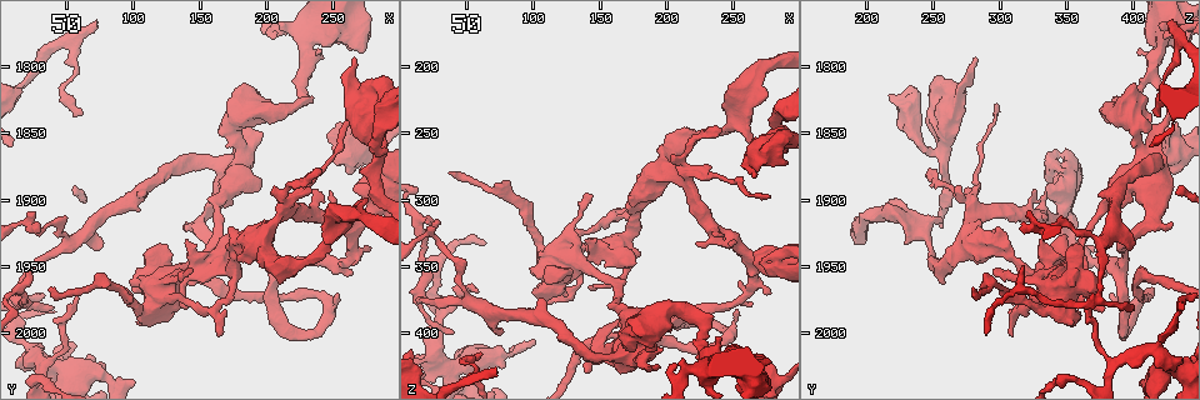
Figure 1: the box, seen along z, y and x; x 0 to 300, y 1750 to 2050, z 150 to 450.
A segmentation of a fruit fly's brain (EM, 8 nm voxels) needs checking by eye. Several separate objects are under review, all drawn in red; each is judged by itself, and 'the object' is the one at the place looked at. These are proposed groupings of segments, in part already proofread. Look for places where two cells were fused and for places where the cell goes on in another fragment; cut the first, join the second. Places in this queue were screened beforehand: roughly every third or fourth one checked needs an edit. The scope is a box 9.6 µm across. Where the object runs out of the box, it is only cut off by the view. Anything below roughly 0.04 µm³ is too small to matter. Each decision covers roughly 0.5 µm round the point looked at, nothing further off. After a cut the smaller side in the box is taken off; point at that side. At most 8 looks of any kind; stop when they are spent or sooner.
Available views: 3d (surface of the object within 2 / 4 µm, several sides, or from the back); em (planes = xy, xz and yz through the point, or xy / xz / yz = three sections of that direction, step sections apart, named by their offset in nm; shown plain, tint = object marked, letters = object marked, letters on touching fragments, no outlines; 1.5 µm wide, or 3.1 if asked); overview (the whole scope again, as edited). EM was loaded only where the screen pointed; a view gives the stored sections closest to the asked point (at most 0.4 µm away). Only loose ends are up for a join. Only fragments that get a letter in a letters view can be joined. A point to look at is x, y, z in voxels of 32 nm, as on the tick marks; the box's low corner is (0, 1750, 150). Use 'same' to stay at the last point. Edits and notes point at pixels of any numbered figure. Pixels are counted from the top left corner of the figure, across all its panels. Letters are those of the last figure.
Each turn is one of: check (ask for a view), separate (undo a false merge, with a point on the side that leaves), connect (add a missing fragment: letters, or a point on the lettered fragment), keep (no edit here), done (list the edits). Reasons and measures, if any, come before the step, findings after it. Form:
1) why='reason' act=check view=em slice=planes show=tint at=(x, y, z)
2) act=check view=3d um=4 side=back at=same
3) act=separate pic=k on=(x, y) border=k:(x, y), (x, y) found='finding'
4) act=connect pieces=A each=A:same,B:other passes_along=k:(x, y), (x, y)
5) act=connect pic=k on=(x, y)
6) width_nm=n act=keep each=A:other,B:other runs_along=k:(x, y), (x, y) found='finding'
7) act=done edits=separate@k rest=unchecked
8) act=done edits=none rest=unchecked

why='free end' act=check view=em slice=planes show=letters at=(268, 1792, 280)

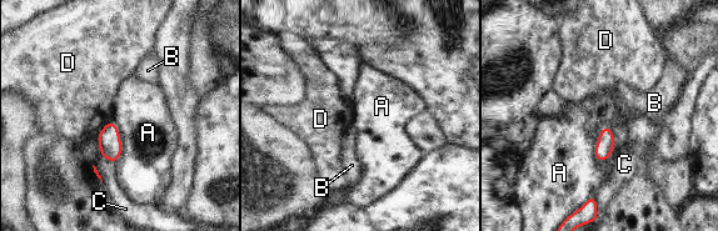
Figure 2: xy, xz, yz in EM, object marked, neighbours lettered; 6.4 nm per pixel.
act=keep each=A:other,B:other,C:other,D:other found='none of them fits'

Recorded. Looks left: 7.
why='thick end' act=check view=3d um=4 at=(182, 1814, 400)

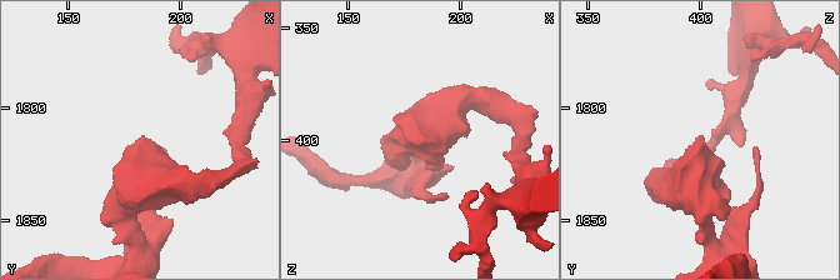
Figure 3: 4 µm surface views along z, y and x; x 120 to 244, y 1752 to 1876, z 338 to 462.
act=check view=em slice=yz step=4 show=letters at=(182, 1813, 400)

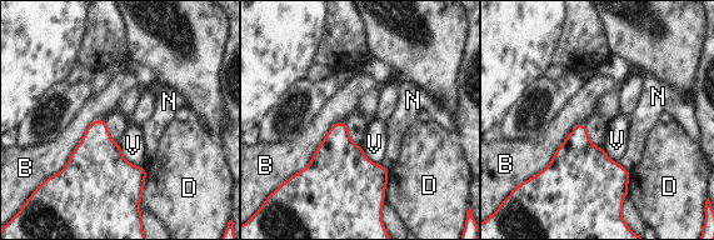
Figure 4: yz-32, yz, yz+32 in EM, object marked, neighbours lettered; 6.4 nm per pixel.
why='cut it another way' act=check view=em slice=planes show=letters at=same

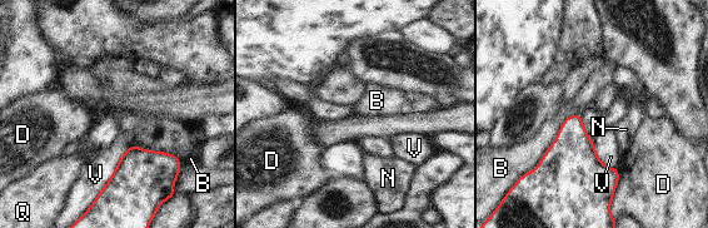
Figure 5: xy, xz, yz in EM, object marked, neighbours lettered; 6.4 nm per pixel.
act=keep each=B:other,D:other,N:other,Q:other,V:other border=5:(617, 167), (618, 184), (613, 194) found='none of them fits'

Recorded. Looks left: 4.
why='touches itself' act=check view=3d um=2 at=(172, 1972, 314)

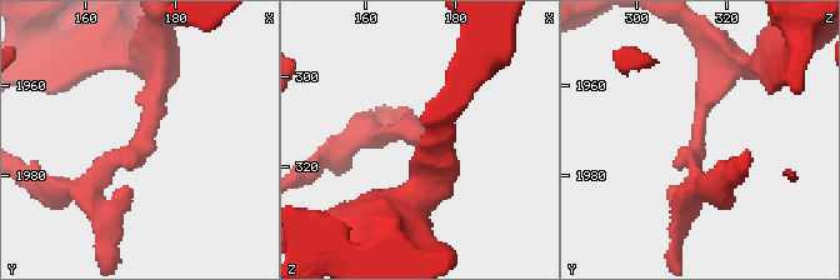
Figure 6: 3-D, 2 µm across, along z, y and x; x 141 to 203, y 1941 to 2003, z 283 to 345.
why='now the EM' act=check view=em slice=planes show=tint at=(174, 1974, 312)

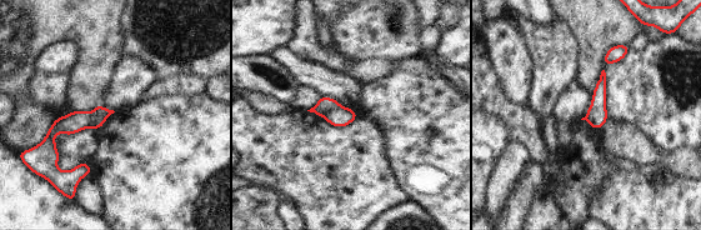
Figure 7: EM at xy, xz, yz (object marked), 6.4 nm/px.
why='see the neighbours' act=check view=em slice=planes show=letters at=same

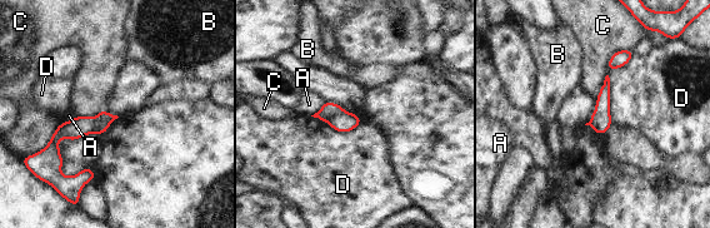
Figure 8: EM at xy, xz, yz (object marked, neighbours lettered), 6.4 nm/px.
act=separate pic=8 on=(345, 122) each=A:other,B:other,C:other,D:other border=8:(344, 110), (331, 115), (326, 122) found='two cells meet here'

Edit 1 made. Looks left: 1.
act=done edits=separate@8 rest=unchecked

